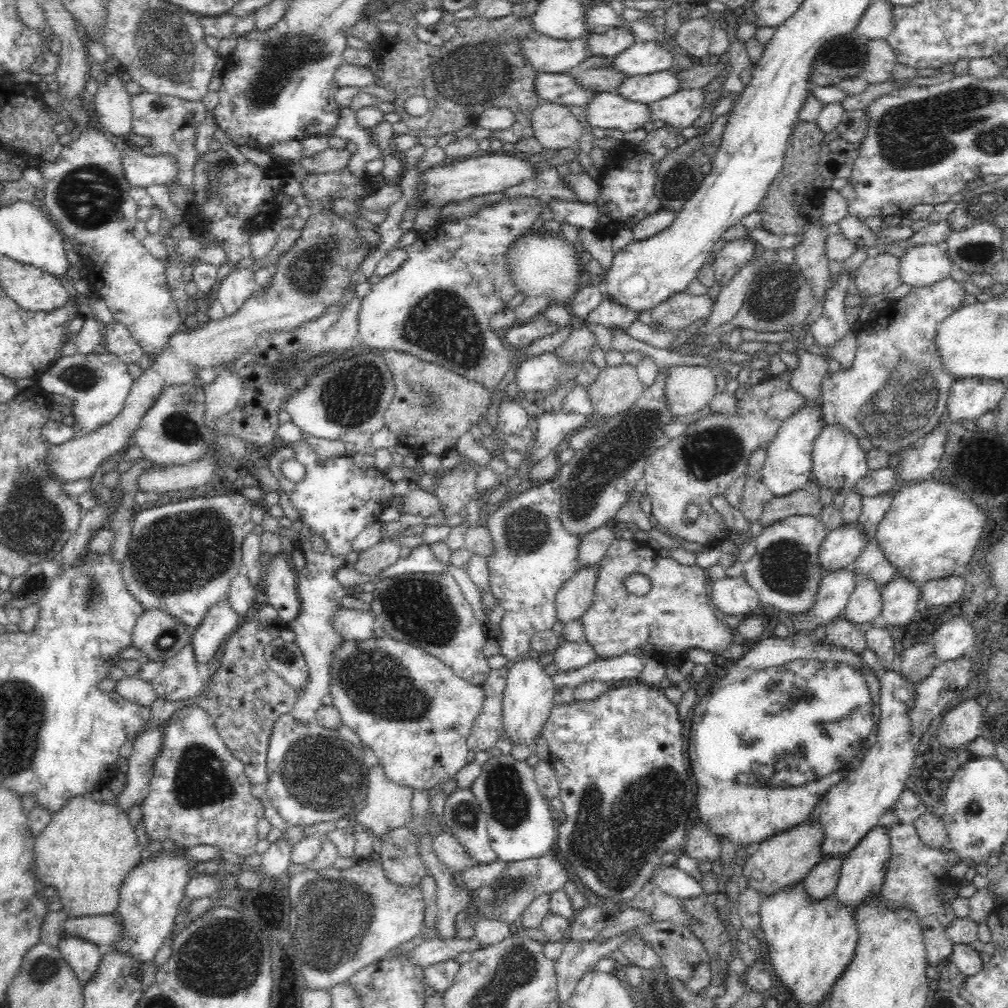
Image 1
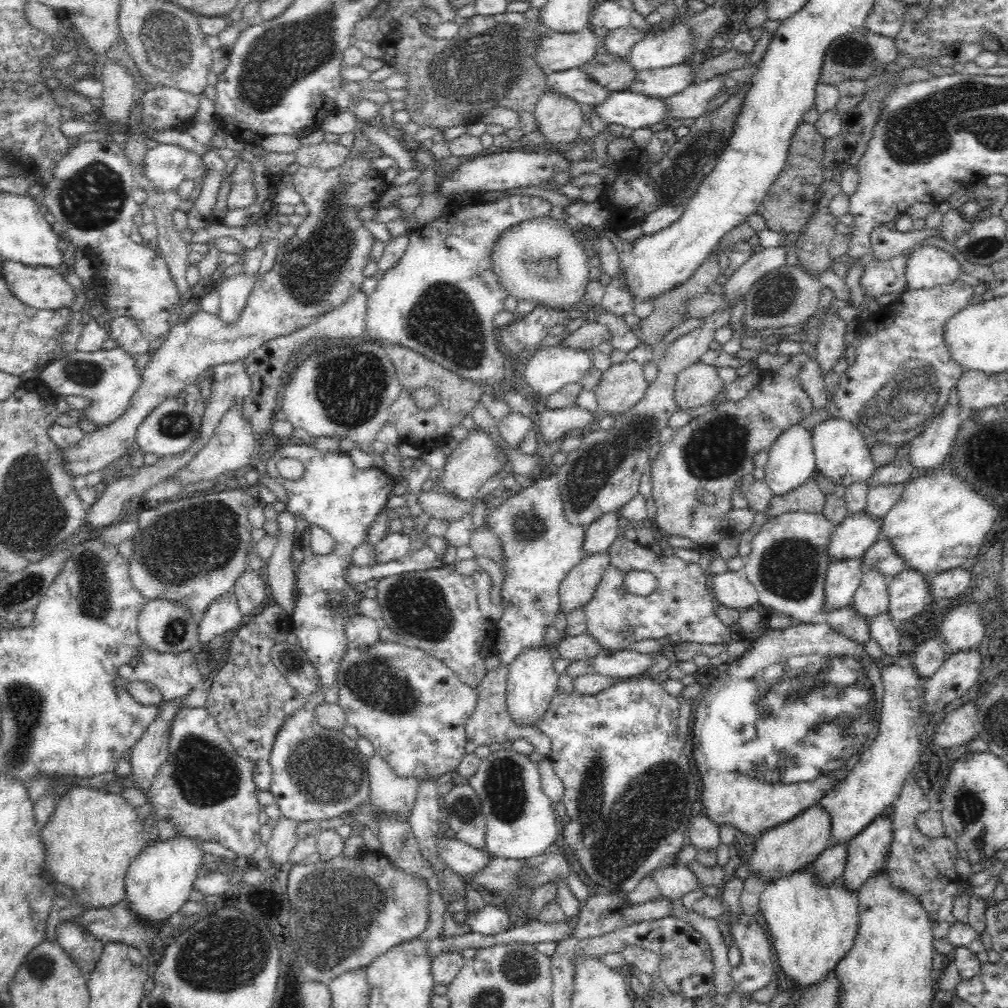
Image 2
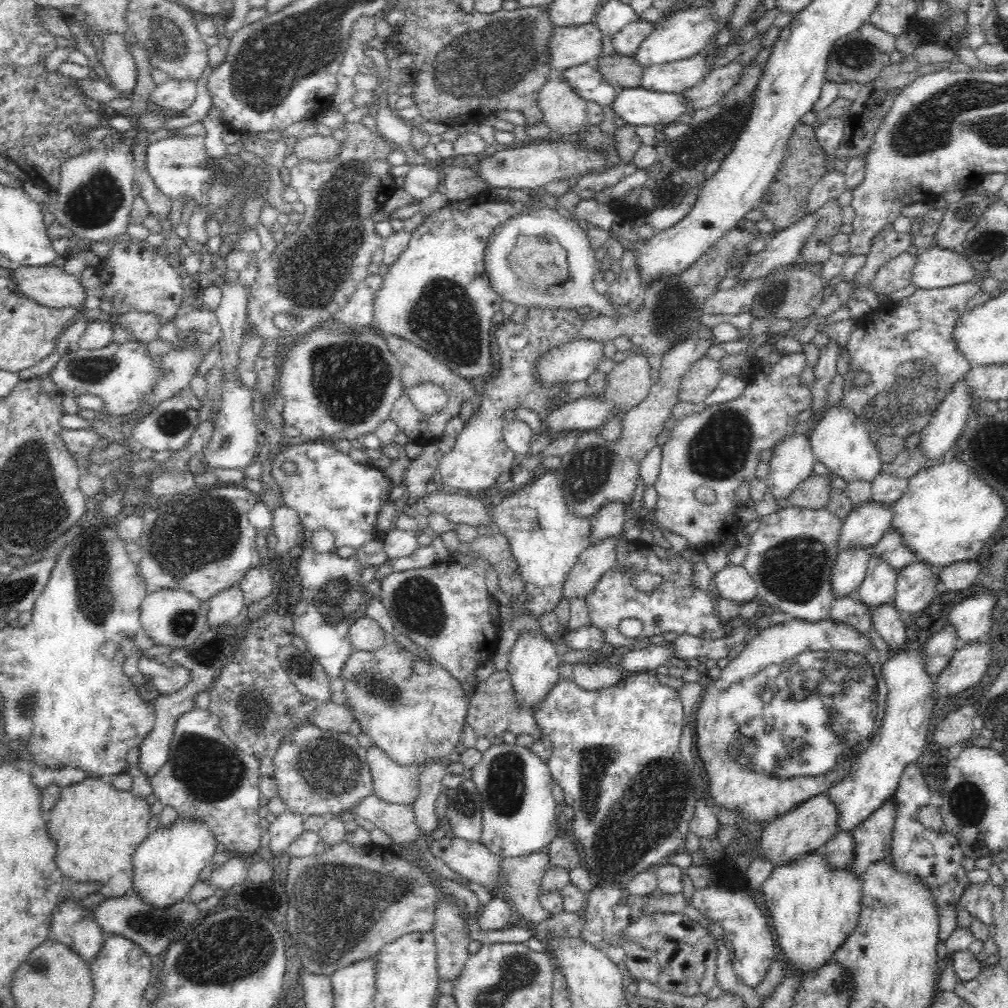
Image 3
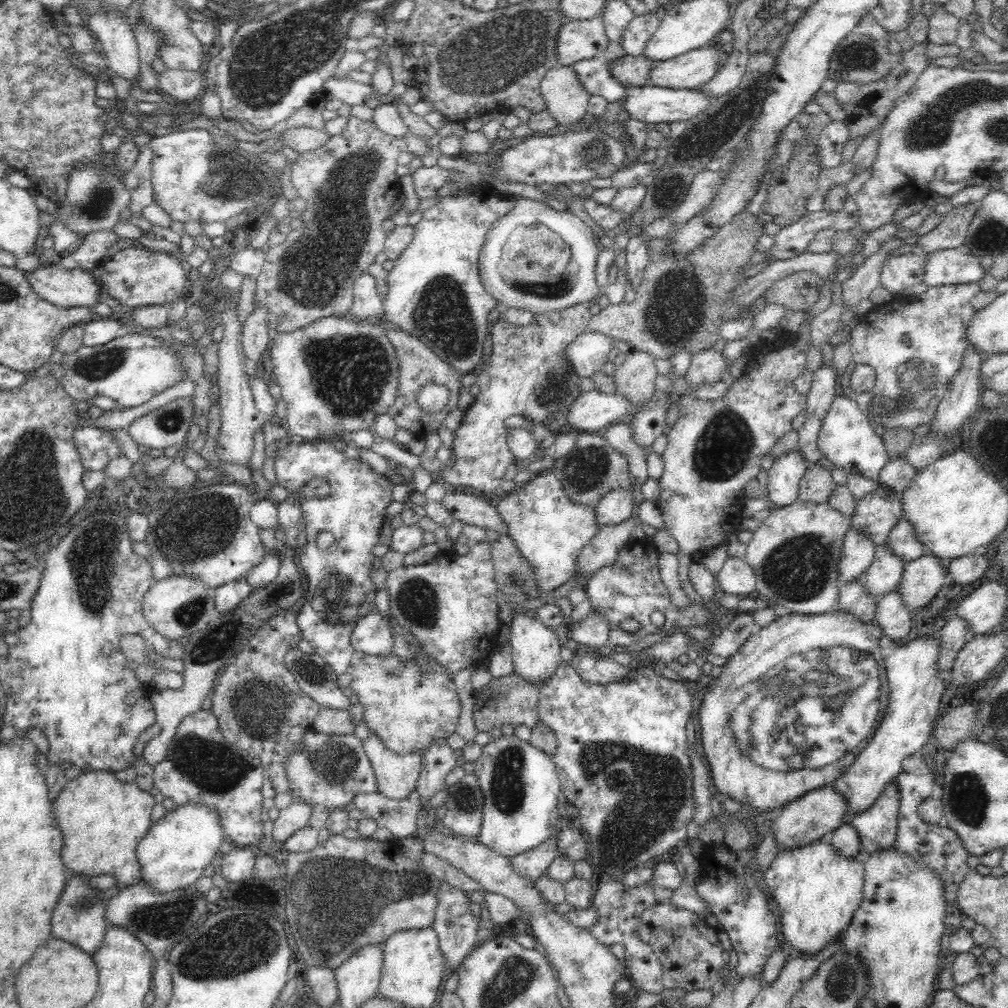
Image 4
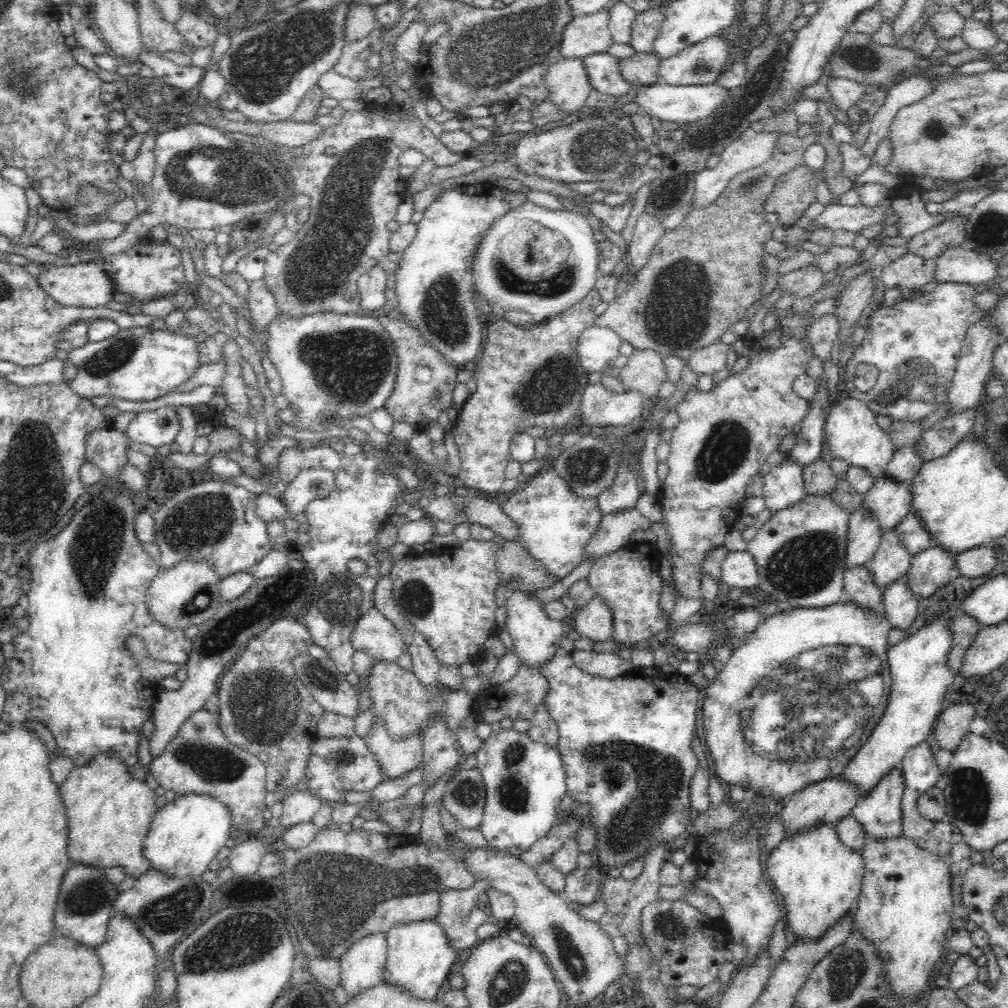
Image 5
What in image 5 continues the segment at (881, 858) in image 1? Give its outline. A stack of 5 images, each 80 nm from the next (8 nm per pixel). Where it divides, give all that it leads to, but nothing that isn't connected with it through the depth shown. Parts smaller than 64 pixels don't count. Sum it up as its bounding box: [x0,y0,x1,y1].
[851,766,905,838]

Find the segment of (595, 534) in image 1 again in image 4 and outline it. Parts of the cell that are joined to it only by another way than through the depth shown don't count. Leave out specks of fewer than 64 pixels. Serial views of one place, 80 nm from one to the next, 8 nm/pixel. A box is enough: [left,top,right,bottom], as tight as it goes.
[596,488,634,526]

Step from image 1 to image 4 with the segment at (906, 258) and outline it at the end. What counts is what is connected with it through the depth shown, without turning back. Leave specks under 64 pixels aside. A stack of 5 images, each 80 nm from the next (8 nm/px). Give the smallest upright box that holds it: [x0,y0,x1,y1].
[924,248,985,287]

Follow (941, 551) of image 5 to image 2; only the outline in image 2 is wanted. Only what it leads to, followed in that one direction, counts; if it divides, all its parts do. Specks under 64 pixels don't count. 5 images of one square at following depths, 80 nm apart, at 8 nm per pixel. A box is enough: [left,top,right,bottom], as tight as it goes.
[887,567,929,622]

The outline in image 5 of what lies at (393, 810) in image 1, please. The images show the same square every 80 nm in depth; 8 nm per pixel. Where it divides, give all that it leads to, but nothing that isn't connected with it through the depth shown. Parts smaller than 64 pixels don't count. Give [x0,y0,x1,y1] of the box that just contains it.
[364,715,423,779]

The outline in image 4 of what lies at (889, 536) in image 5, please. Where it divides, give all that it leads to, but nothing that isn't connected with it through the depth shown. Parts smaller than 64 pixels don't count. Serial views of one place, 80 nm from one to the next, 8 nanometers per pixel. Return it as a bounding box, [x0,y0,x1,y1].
[864,541,905,598]

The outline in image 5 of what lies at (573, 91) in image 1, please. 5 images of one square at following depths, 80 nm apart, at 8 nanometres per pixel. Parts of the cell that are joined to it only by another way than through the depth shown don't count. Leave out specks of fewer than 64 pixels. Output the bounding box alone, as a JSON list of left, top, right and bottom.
[583,52,634,97]

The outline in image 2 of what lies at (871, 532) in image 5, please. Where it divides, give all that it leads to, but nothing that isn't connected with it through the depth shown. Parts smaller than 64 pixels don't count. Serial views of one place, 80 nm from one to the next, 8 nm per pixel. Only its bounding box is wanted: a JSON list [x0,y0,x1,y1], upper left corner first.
[825,557,864,612]

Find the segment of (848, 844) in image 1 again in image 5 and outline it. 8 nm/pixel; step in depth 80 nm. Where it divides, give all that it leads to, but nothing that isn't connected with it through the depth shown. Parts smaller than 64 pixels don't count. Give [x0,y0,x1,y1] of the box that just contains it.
[842,616,957,795]

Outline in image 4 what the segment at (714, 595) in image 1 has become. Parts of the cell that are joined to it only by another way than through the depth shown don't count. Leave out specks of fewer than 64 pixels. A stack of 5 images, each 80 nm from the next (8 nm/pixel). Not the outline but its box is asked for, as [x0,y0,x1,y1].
[715,555,756,599]

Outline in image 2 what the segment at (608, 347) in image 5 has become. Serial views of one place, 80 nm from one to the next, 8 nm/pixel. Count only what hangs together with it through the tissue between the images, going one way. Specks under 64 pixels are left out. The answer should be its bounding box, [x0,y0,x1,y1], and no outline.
[523,343,593,396]

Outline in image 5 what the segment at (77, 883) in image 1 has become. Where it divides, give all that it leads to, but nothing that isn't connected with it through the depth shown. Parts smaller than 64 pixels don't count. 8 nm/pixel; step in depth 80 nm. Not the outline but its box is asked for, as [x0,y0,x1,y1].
[59,751,157,877]

